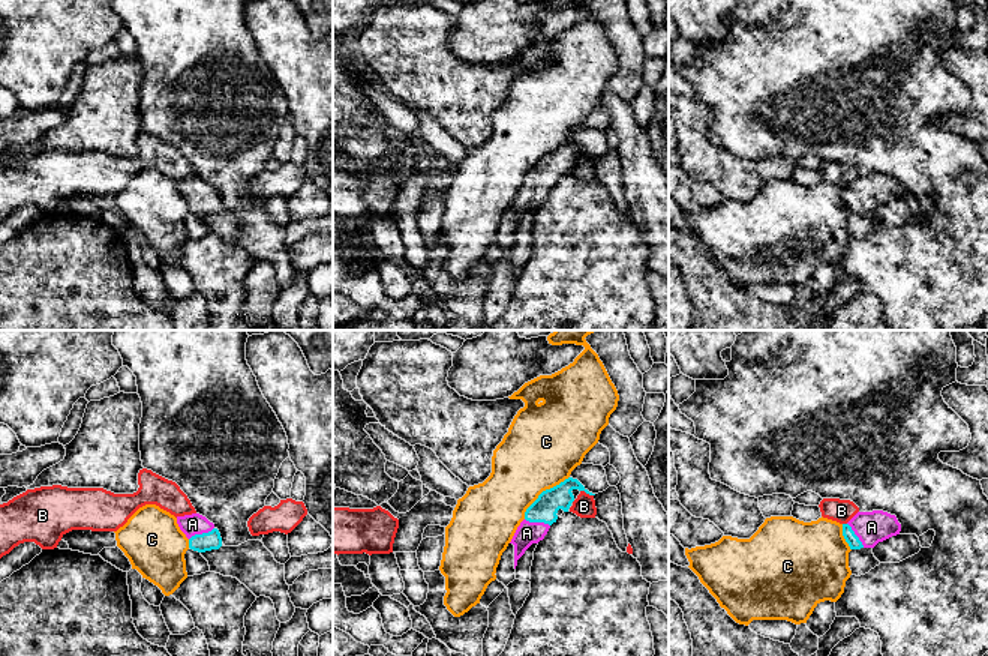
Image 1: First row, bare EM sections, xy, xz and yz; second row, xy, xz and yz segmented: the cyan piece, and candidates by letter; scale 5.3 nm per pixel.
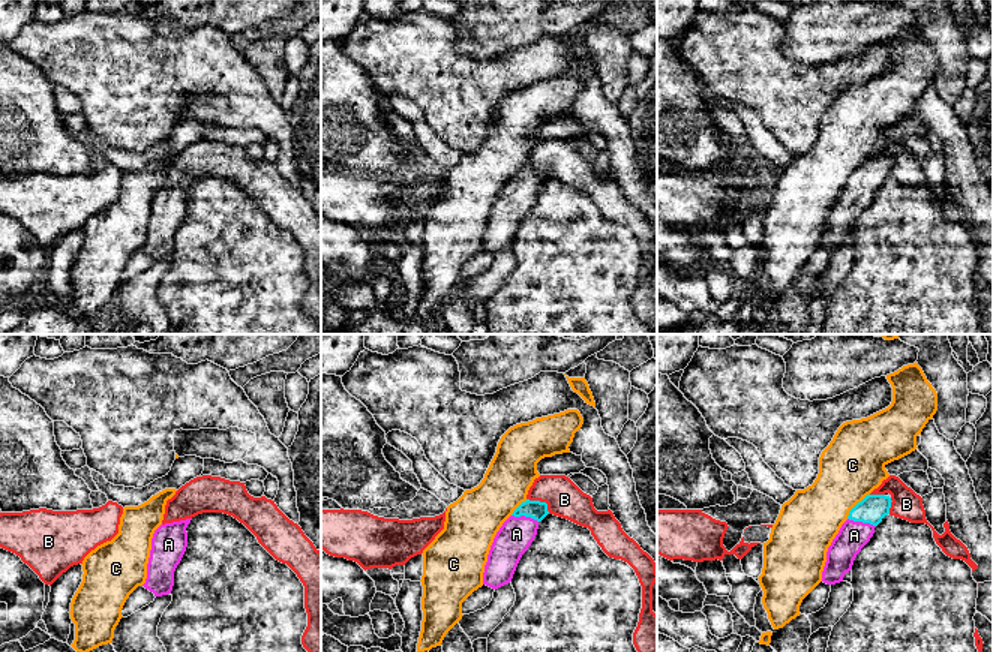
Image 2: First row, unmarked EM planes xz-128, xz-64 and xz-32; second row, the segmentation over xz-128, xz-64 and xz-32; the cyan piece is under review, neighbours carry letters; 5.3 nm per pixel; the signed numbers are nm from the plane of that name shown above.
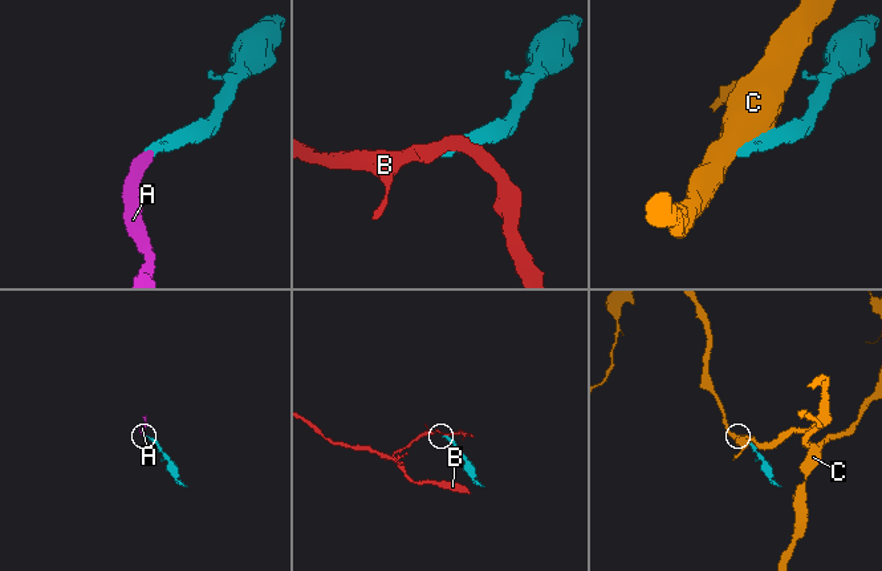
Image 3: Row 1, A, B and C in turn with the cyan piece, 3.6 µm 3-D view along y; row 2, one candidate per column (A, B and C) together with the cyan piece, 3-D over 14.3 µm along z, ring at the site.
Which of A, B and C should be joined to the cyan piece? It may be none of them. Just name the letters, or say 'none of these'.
A

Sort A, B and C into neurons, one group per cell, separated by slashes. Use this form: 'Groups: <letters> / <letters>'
Groups: A / B / C

